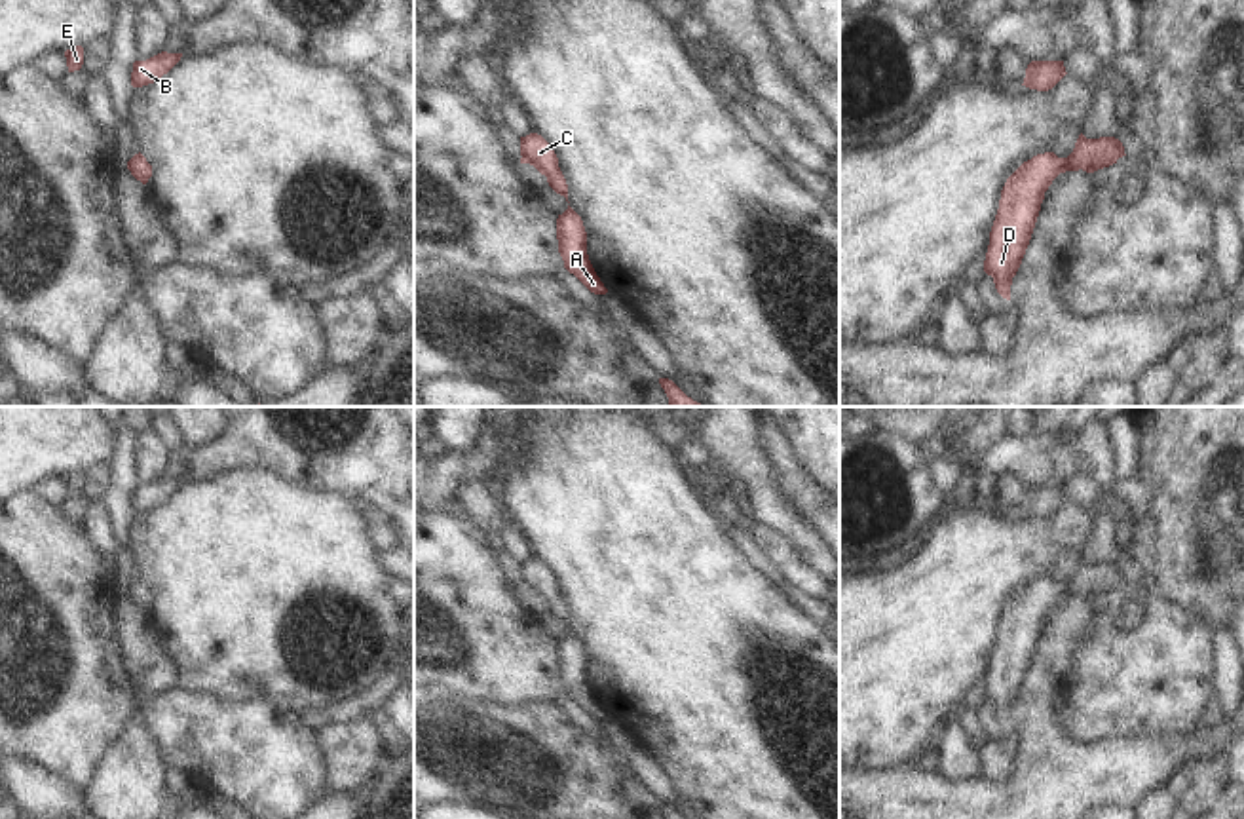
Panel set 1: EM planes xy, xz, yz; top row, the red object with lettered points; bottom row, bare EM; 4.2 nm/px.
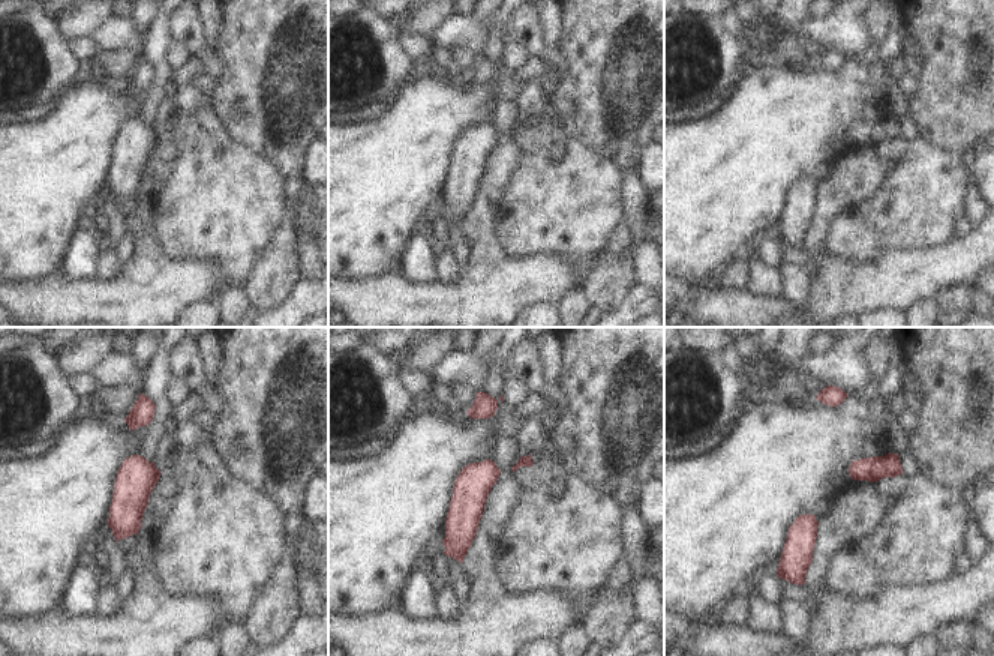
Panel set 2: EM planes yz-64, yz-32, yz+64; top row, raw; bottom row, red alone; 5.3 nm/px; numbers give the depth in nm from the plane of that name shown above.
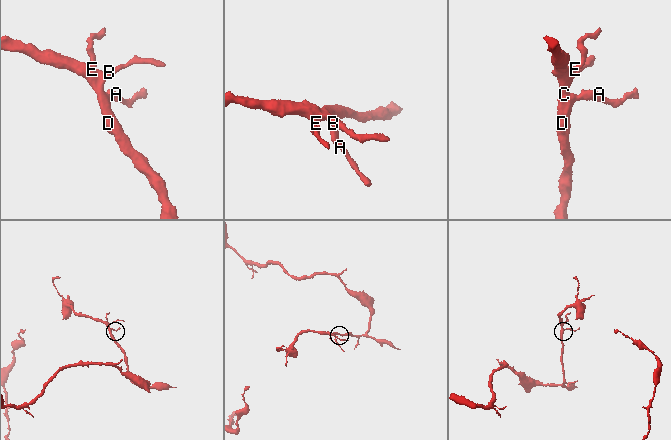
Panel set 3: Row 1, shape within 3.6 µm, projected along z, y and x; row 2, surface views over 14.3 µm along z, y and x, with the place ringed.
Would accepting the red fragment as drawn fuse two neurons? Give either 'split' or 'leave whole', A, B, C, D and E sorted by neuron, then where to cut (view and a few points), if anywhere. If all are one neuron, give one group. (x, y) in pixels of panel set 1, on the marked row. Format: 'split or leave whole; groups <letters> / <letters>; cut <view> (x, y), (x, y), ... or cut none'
leave whole; groups A B C D E; cut none

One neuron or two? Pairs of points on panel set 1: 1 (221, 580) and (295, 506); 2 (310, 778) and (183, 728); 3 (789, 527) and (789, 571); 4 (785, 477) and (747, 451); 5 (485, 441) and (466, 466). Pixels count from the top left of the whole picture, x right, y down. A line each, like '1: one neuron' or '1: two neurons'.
1: one neuron
2: one neuron
3: two neurons
4: two neurons
5: one neuron

